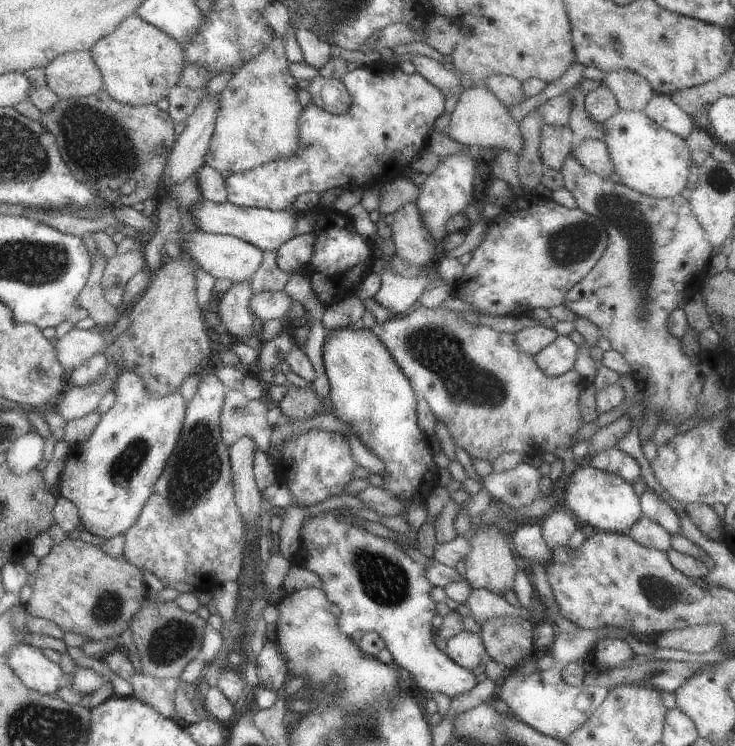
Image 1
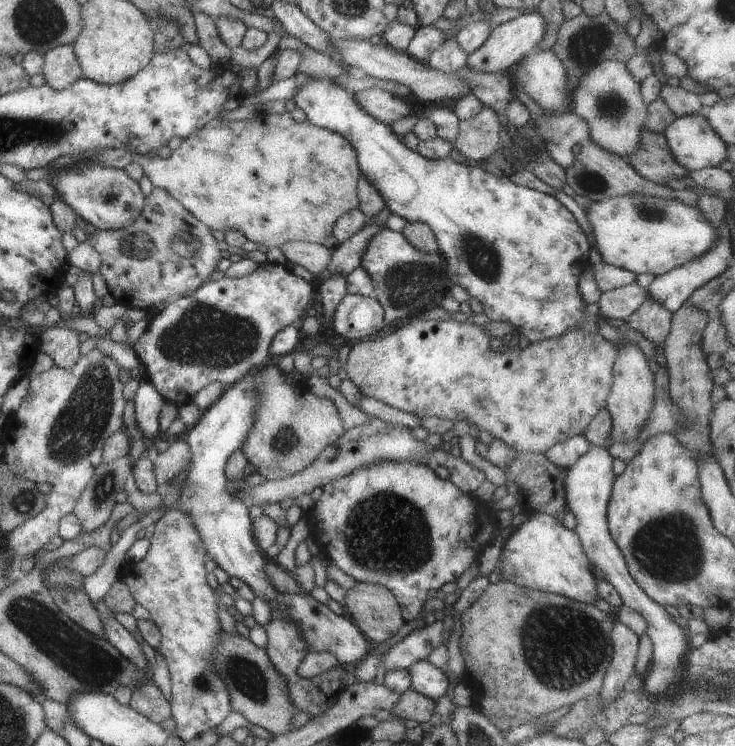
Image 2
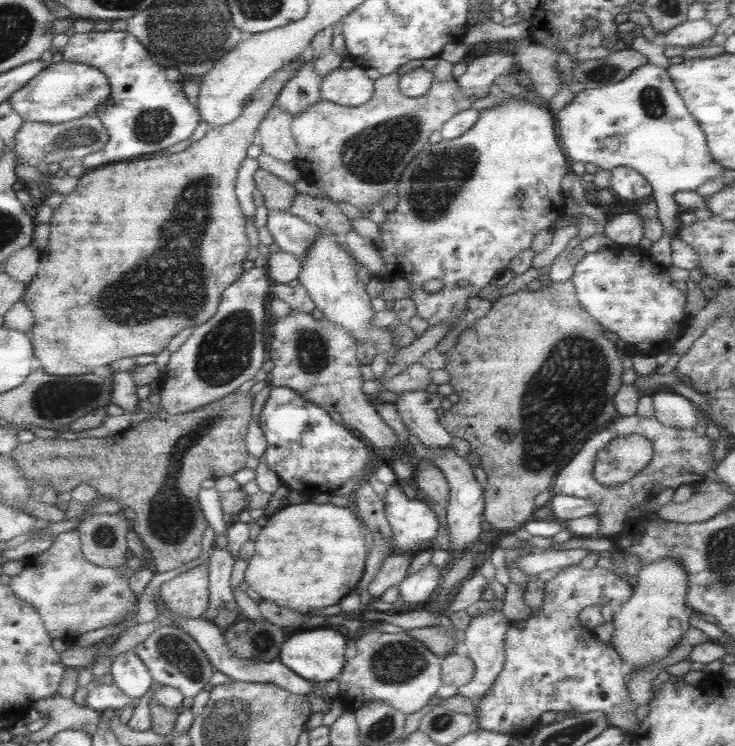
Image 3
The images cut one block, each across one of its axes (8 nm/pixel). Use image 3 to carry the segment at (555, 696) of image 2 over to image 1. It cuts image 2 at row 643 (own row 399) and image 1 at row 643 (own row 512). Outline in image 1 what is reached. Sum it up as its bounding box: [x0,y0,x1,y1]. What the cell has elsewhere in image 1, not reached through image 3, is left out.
[478,617,533,669]

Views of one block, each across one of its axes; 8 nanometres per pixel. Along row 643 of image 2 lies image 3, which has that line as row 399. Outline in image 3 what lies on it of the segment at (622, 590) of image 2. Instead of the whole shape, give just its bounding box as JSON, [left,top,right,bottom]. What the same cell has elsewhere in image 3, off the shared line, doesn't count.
[653,392,697,429]

